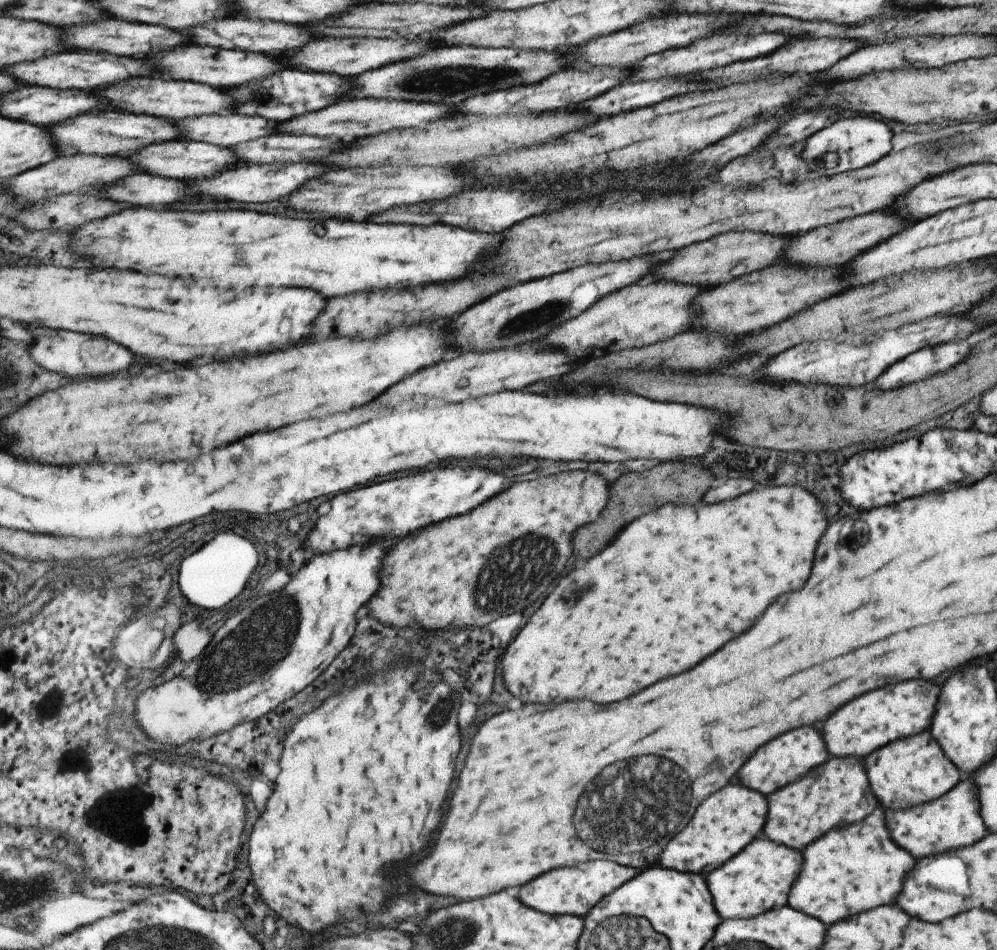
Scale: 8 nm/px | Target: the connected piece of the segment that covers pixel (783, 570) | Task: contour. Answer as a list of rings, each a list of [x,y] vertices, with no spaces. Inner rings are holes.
[[[797,483],[787,486],[775,486],[765,488],[763,492],[749,492],[743,496],[737,496],[733,500],[727,500],[723,504],[713,506],[679,506],[667,503],[648,513],[637,517],[627,528],[623,528],[615,540],[601,550],[601,554],[593,556],[591,560],[583,562],[581,568],[571,570],[567,576],[561,578],[561,582],[551,590],[551,594],[545,598],[545,602],[531,614],[529,622],[519,630],[515,640],[507,646],[501,668],[503,668],[503,684],[511,692],[511,696],[519,698],[523,704],[527,702],[539,702],[539,704],[559,704],[565,700],[591,700],[595,704],[611,704],[615,700],[627,698],[645,686],[667,678],[677,676],[689,668],[693,668],[697,662],[719,650],[727,640],[739,636],[745,632],[771,604],[779,594],[793,592],[803,586],[803,582],[809,576],[813,550],[817,546],[817,540],[825,532],[825,510],[813,498],[813,493],[807,492]]]

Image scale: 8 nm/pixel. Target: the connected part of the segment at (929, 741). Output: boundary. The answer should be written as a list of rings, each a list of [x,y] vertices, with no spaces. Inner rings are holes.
[[[921,732],[886,744],[883,748],[871,752],[865,760],[865,772],[869,786],[877,800],[889,810],[908,809],[929,801],[934,801],[949,792],[963,778],[961,772],[951,764],[943,754],[936,740],[929,732]]]

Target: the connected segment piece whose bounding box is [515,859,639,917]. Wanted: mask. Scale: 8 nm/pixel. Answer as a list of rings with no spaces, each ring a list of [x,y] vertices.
[[[592,860],[577,866],[555,868],[551,872],[545,872],[537,876],[535,880],[527,882],[515,890],[520,903],[529,908],[548,915],[573,915],[584,917],[590,908],[599,902],[603,896],[607,896],[624,882],[639,874],[639,870],[633,867],[626,867],[609,860]]]

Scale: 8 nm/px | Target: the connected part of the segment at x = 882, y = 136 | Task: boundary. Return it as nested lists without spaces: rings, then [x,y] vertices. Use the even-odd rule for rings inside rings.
[[[851,116],[851,118],[839,118],[830,125],[826,124],[812,136],[808,136],[803,142],[800,157],[813,172],[814,177],[830,177],[839,173],[846,173],[851,169],[860,169],[877,162],[881,156],[891,152],[891,132],[889,128],[875,118],[869,116]],[[825,154],[837,154],[825,158]]]

